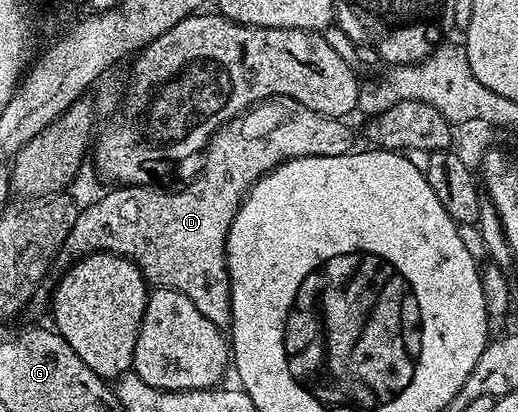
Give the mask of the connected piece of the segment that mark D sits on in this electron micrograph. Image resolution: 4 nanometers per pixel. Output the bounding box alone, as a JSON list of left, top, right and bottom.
[53,97,356,327]

